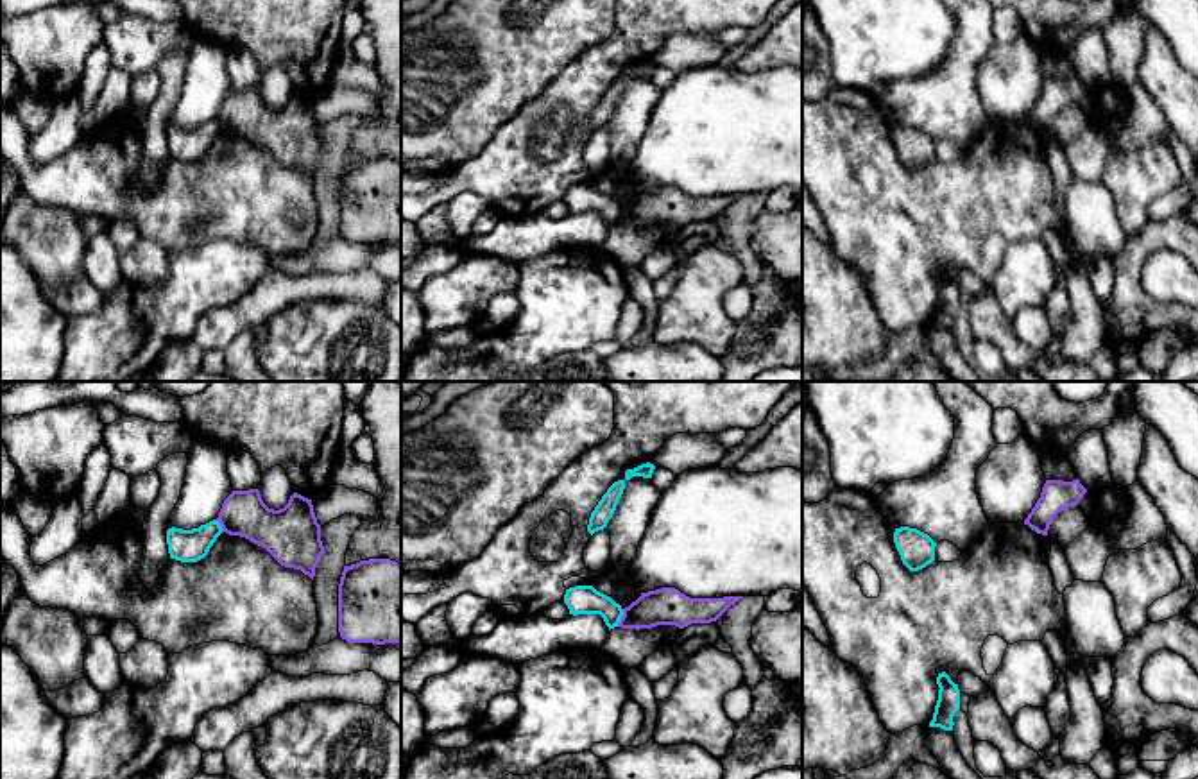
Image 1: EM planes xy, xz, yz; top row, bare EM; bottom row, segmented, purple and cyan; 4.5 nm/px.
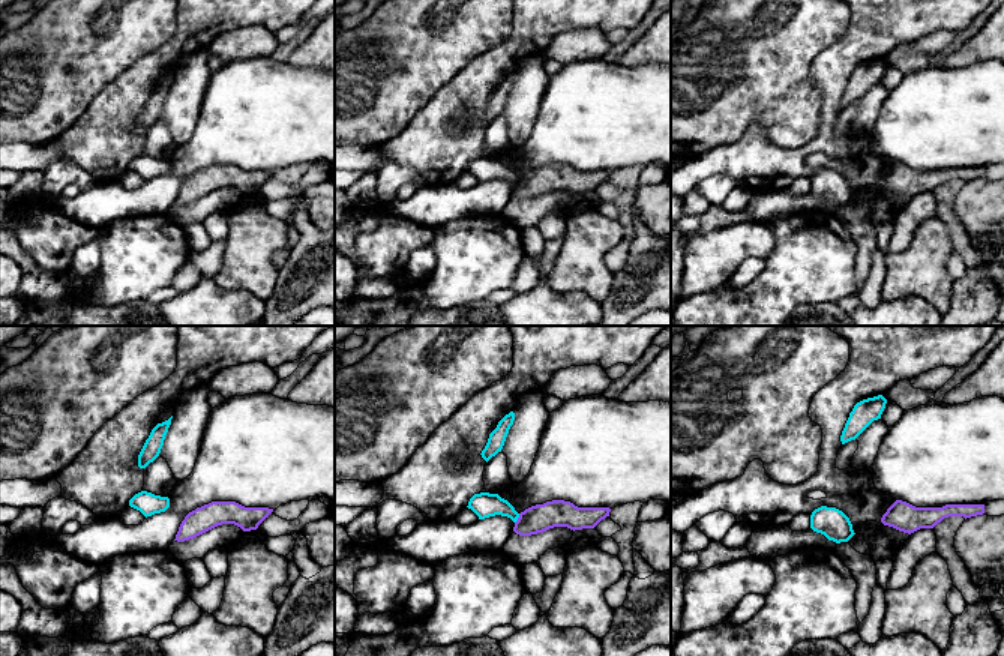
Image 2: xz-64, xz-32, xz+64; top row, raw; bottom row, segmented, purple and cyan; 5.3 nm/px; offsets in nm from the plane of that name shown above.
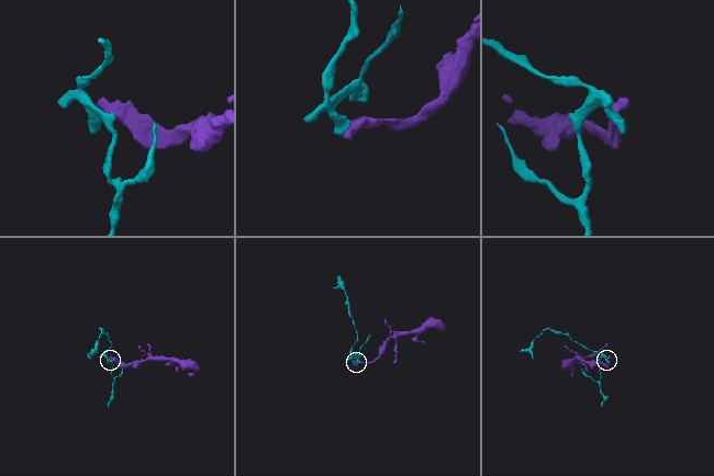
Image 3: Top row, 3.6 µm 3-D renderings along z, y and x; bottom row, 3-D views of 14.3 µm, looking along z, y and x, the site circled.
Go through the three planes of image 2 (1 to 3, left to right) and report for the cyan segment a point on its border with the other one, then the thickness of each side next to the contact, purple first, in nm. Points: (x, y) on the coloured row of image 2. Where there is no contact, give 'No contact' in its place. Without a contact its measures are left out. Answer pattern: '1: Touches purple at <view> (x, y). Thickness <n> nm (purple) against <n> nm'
1: No contact
2: Touches purple at xz-32 (518, 518). Thickness 150 nm (purple) against 140 nm
3: No contact

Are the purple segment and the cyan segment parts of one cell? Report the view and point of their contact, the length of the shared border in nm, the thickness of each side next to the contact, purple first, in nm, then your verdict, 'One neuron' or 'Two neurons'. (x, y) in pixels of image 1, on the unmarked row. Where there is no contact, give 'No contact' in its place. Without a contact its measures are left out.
Touches purple at xz (622, 217). Shared border 90 nm. Thickness 170 nm (purple) against 130 nm. Two neurons

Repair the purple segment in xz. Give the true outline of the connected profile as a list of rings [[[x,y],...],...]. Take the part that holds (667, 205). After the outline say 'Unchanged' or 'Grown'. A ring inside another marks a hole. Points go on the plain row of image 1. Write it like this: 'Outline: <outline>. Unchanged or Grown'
Outline: [[[661,186],[641,192],[636,201],[625,206],[618,226],[639,229],[657,224],[684,227],[691,222],[711,222],[740,197],[743,195],[689,197],[675,186]]]. Unchanged

